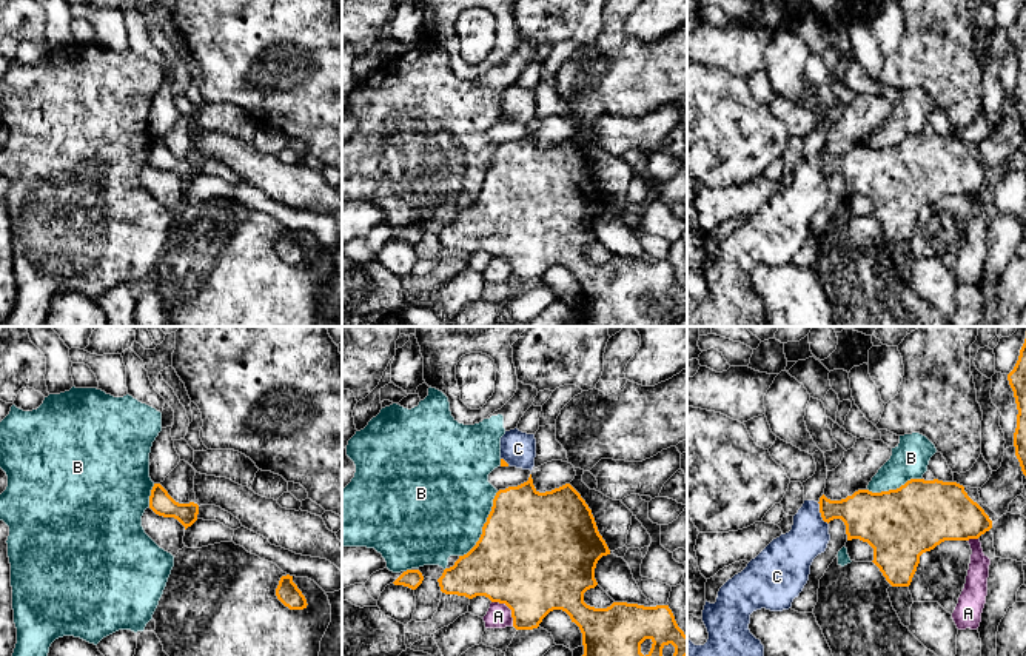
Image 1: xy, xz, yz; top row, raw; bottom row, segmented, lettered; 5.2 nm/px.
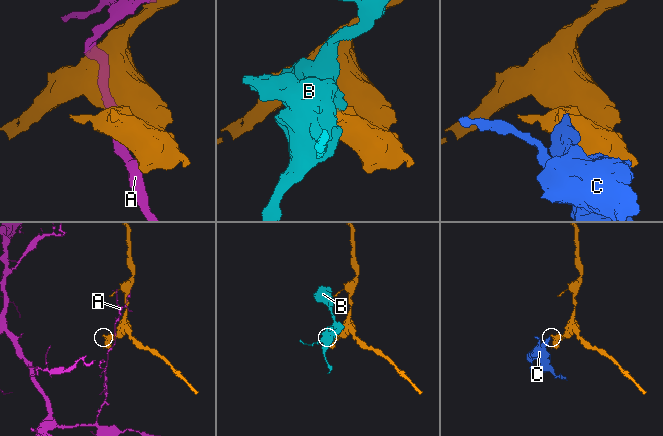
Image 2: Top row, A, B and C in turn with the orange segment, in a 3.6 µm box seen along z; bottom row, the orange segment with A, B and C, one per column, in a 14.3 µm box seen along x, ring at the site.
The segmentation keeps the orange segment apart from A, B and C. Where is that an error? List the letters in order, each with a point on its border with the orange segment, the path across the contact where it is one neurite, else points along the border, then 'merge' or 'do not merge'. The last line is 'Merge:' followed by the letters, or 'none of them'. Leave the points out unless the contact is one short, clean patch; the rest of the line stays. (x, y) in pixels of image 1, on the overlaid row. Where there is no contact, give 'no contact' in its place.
A: meets orange in xz at (509, 607); do not merge
B: meets orange in xz at (484, 525); do not merge
C: meets orange in yz at (820, 512); border along yz (817, 502), (820, 516), (828, 524); do not merge
Merge: none of them

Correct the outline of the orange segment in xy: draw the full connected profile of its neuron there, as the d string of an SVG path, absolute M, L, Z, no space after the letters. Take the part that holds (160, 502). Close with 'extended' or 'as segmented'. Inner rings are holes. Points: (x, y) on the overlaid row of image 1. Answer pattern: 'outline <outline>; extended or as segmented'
outline M154 484L151 490L149 508L159 516L177 519L185 530L197 520L199 514L197 504L176 502L160 484Z; as segmented

